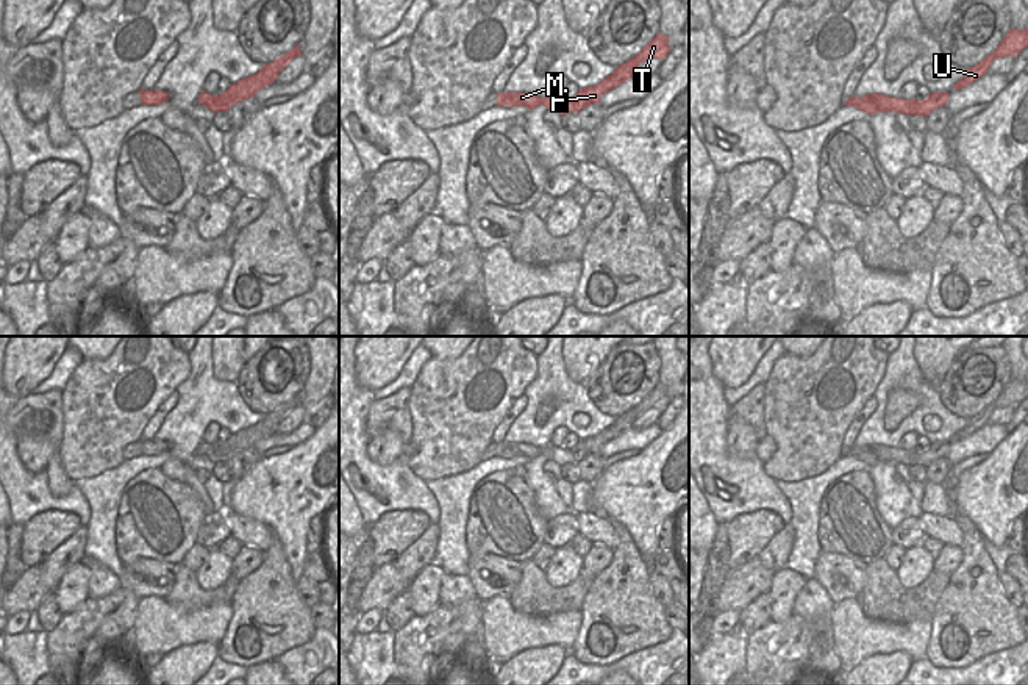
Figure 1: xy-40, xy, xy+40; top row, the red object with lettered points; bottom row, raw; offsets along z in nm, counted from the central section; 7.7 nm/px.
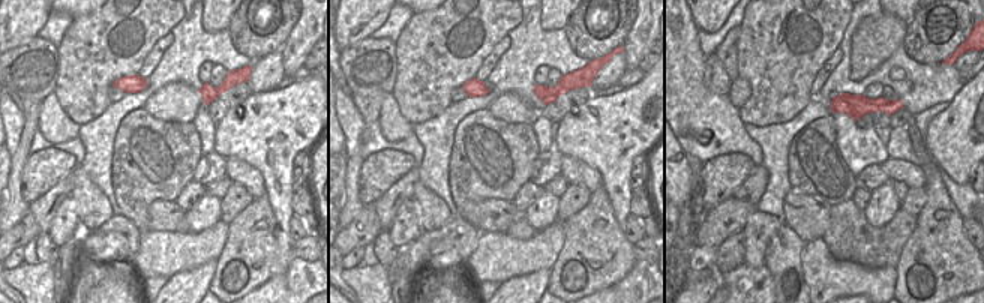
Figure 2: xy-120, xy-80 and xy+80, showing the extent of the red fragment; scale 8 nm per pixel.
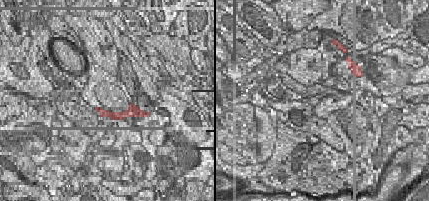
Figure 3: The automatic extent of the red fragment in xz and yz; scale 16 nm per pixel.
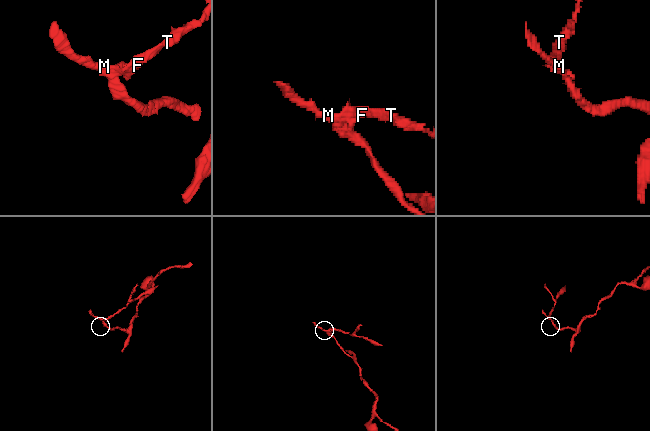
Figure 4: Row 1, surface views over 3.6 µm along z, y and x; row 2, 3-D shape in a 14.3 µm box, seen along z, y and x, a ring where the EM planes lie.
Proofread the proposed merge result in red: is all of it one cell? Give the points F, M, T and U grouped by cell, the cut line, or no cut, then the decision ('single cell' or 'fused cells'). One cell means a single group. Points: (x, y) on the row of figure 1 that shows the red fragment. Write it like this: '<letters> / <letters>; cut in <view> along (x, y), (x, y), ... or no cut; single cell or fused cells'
F T U / M; cut in xy along (541, 97), (547, 97), (561, 113); fused cells

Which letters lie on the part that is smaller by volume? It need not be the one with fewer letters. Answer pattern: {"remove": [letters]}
{"remove": ["F", "T", "U"]}

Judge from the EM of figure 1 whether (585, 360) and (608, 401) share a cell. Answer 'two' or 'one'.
two

